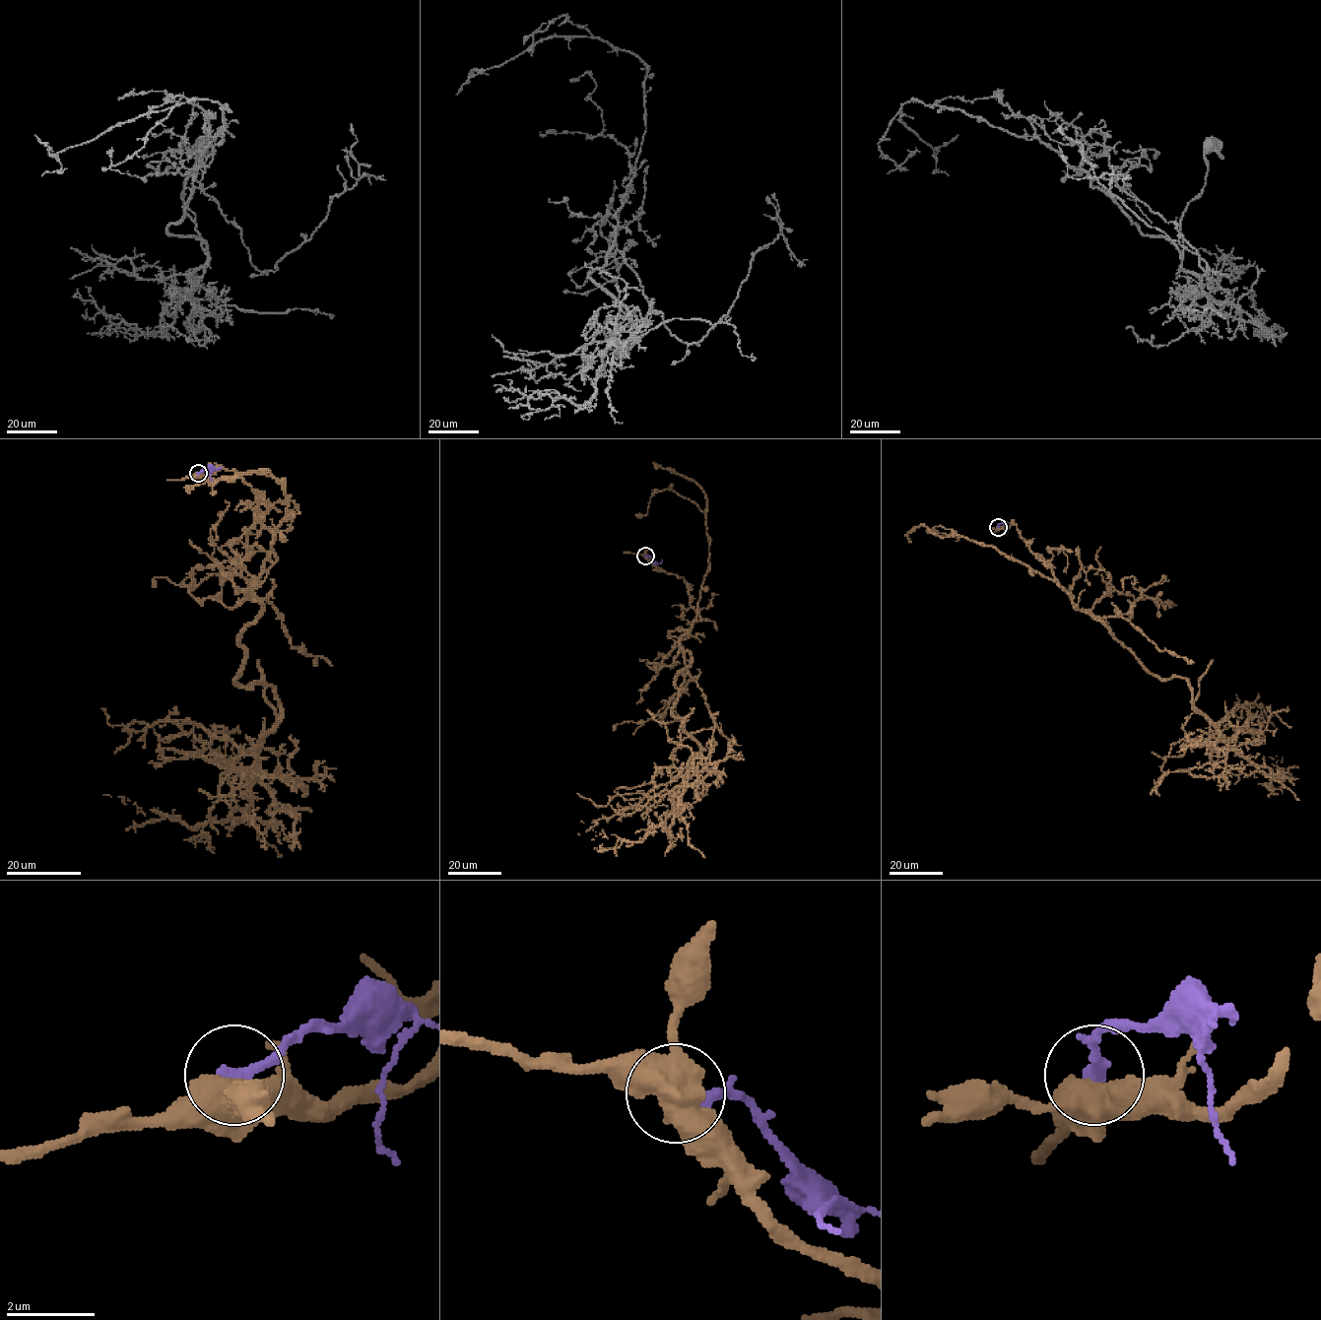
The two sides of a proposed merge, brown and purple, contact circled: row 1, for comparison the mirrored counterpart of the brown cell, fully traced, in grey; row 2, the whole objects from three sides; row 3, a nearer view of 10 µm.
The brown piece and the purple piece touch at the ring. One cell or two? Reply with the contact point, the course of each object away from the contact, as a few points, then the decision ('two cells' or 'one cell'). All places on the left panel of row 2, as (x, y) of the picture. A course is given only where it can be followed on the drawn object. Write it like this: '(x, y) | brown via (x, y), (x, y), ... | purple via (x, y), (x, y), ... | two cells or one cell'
(198, 473) | brown via (198, 474), (233, 470), (272, 533), (235, 681), (271, 686), (279, 720), (251, 802), (221, 823), (102, 794) | purple via (198, 473), (221, 466) | two cells

